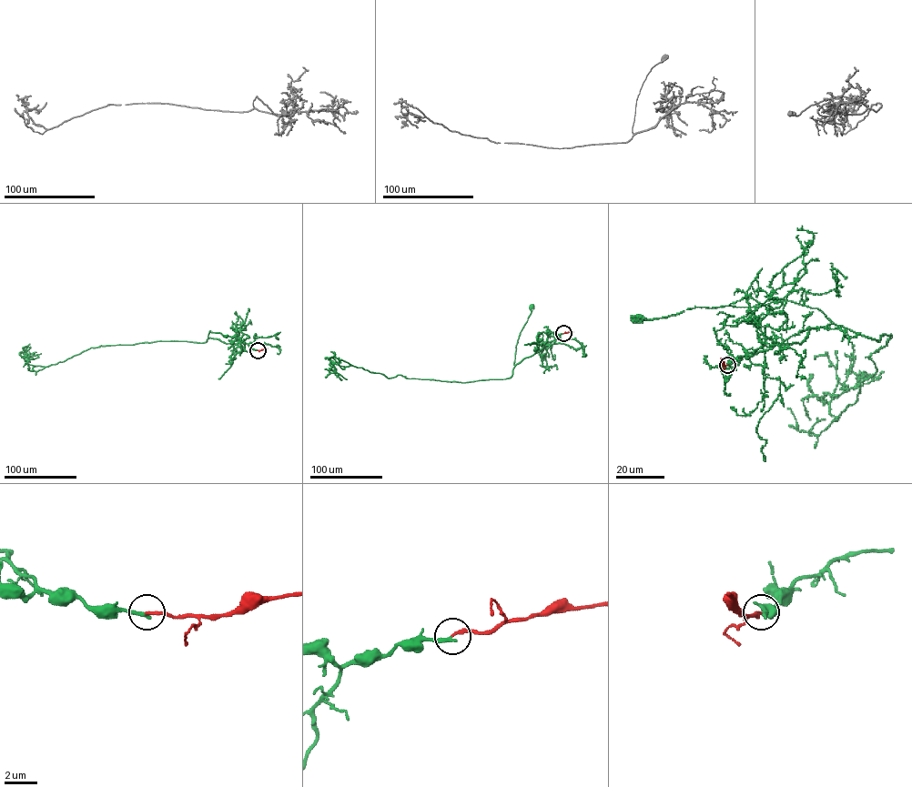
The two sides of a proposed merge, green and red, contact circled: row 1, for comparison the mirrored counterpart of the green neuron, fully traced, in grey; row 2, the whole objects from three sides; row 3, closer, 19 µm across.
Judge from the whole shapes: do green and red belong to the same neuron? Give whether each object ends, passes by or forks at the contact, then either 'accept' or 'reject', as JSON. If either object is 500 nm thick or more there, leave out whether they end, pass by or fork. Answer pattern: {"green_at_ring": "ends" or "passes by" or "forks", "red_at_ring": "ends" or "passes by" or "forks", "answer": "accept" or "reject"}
{"green_at_ring": "ends", "red_at_ring": "ends", "answer": "accept"}

